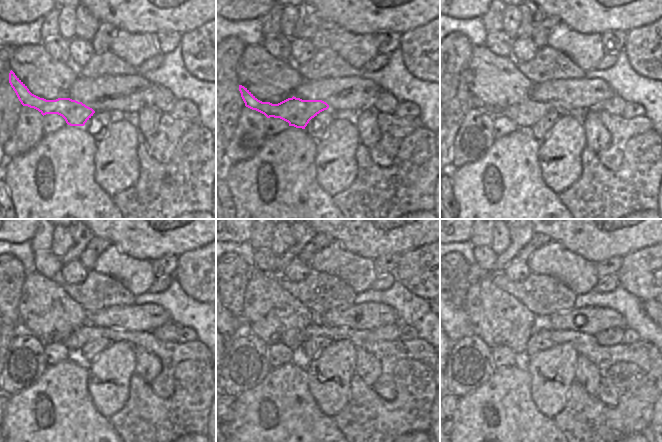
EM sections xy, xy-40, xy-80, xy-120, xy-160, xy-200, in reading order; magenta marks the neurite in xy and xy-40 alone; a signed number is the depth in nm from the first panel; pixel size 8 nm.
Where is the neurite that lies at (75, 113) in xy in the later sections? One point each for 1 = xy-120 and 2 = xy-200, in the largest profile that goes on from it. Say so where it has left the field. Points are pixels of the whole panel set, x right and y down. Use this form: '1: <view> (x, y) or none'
1: xy-120 (87, 332)
2: xy-200 (642, 353)

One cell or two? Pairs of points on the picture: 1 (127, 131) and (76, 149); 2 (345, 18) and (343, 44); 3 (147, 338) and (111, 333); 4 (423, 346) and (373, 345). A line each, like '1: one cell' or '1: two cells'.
1: two cells
2: two cells
3: one cell
4: one cell

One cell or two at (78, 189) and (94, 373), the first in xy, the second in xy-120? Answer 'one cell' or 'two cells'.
two cells

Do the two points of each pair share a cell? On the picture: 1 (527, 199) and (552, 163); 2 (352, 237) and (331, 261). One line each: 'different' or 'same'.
1: different
2: different

